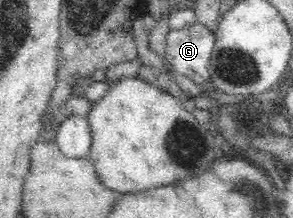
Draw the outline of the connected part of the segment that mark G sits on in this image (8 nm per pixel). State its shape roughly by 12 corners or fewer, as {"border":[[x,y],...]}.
{"border":[[214,31],[167,32],[165,60],[195,84],[210,81]]}

